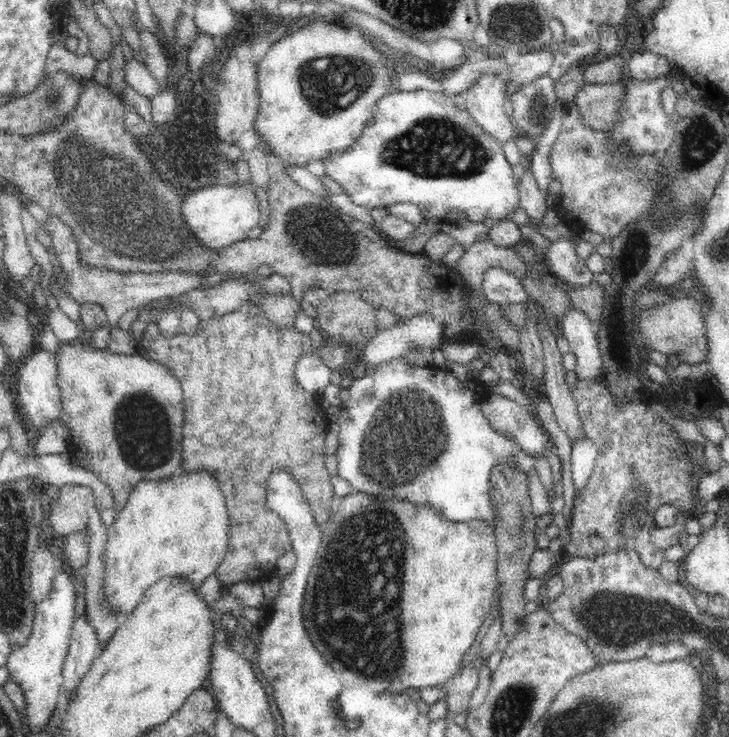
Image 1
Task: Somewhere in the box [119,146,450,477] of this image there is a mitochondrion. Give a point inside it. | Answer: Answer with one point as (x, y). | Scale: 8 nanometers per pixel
(316, 233)

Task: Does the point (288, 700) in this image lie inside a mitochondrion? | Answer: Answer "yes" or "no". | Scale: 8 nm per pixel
no

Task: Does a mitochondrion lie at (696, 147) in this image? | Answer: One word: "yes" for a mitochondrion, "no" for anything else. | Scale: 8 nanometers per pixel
yes

